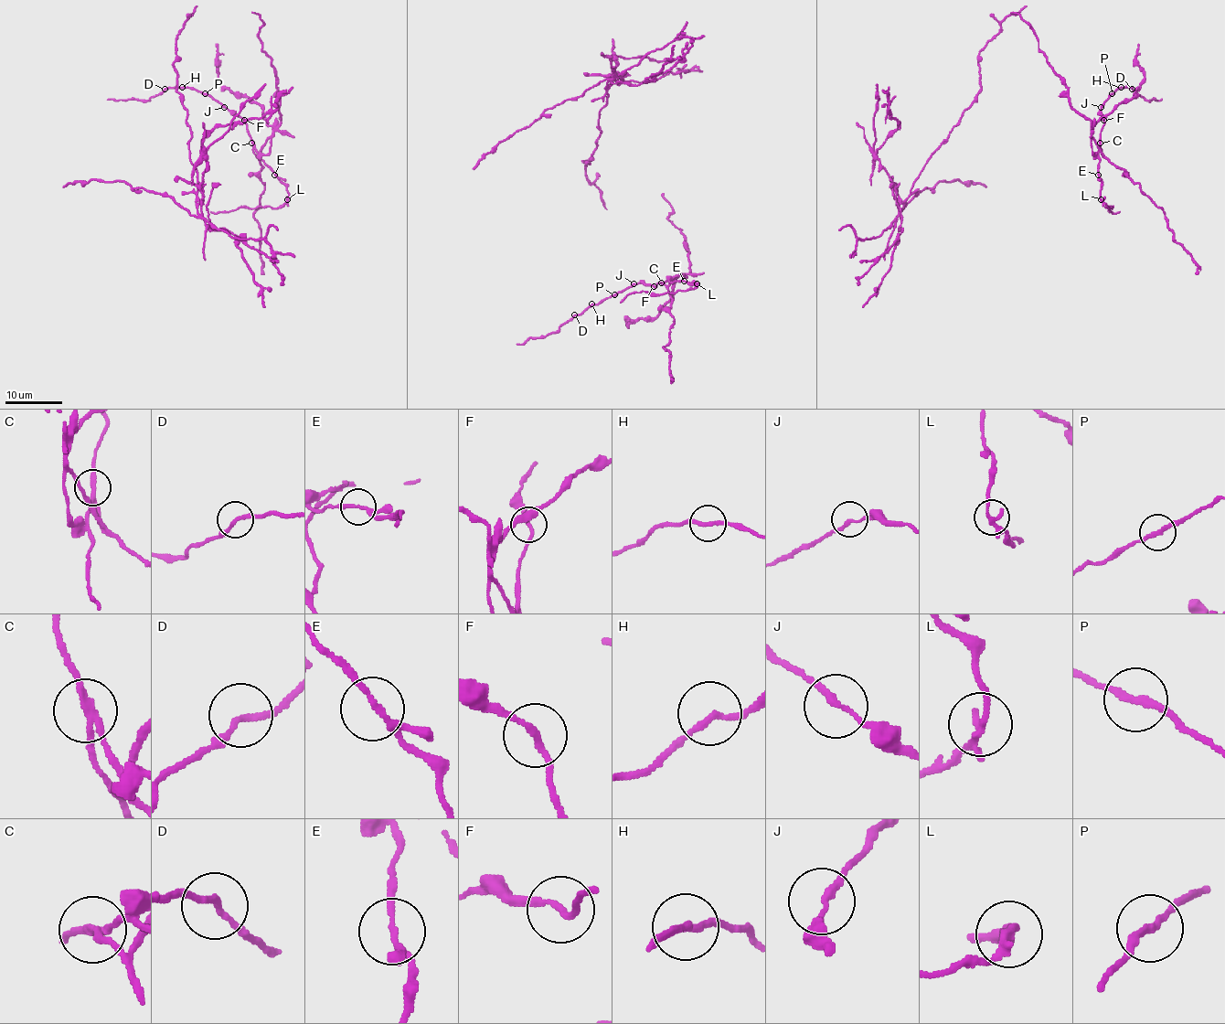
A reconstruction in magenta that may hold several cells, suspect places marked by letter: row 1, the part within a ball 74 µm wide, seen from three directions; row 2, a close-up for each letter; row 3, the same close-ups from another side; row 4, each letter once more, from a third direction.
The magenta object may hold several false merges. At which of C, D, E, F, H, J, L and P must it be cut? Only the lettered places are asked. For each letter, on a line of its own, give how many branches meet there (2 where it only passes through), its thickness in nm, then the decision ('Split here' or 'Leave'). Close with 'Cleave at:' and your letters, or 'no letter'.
C: Branches: 3. Thickness 190 nm. Split here
D: Branches: 2. Thickness 190 nm. Leave
E: Branches: 2. Thickness 170 nm. Leave
F: Branches: 2. Thickness 180 nm. Leave
H: Branches: 2. Thickness 190 nm. Leave
J: Branches: 2. Thickness 180 nm. Leave
L: Branches: 2. Thickness 200 nm. Split here
P: Branches: 2. Thickness 200 nm. Leave
Cleave at: C, L

